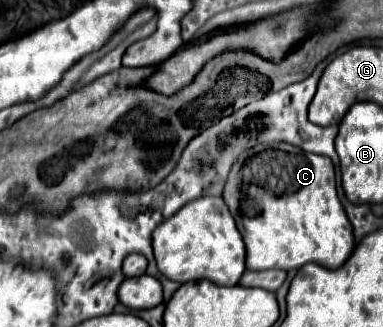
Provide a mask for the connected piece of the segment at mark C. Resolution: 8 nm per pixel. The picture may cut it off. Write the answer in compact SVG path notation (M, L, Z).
M275 141L269 149L245 157L239 171L239 179L229 179L223 189L223 199L229 203L229 211L235 217L245 241L247 269L299 269L305 263L319 263L327 269L337 269L347 261L355 247L353 227L343 211L343 205L335 191L335 169L329 157L307 153L291 143Z

